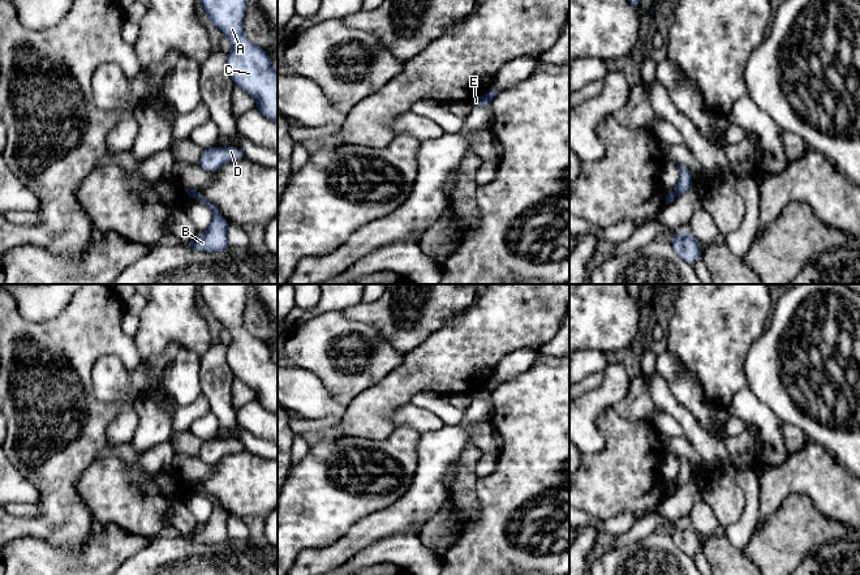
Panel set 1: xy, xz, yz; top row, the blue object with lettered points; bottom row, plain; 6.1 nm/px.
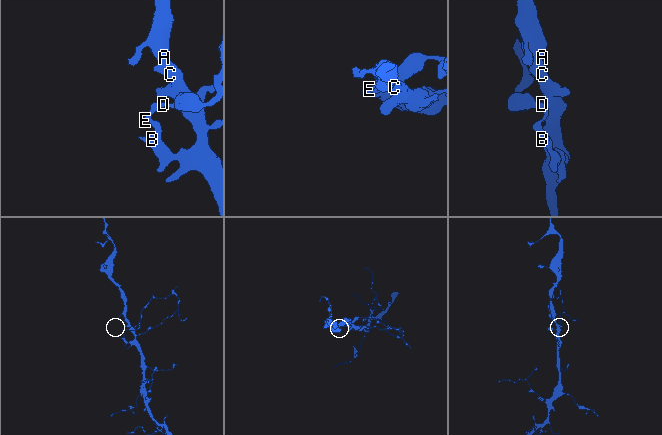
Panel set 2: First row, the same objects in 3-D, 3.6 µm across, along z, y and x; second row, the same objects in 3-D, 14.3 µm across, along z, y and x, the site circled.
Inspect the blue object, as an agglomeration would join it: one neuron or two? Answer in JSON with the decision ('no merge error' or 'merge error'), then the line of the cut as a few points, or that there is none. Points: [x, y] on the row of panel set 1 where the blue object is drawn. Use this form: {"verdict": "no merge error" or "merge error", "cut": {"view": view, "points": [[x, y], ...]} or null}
{"verdict": "merge error", "cut": {"view": "xy", "points": [[198, 192], [193, 197]]}}

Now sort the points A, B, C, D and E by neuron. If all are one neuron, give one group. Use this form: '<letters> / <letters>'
A B C / D E

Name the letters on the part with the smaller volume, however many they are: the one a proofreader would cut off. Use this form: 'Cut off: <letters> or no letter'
Cut off: D, E

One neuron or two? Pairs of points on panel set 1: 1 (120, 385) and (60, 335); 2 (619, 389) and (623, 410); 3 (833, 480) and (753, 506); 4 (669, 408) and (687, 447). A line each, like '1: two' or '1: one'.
1: two
2: two
3: two
4: two

